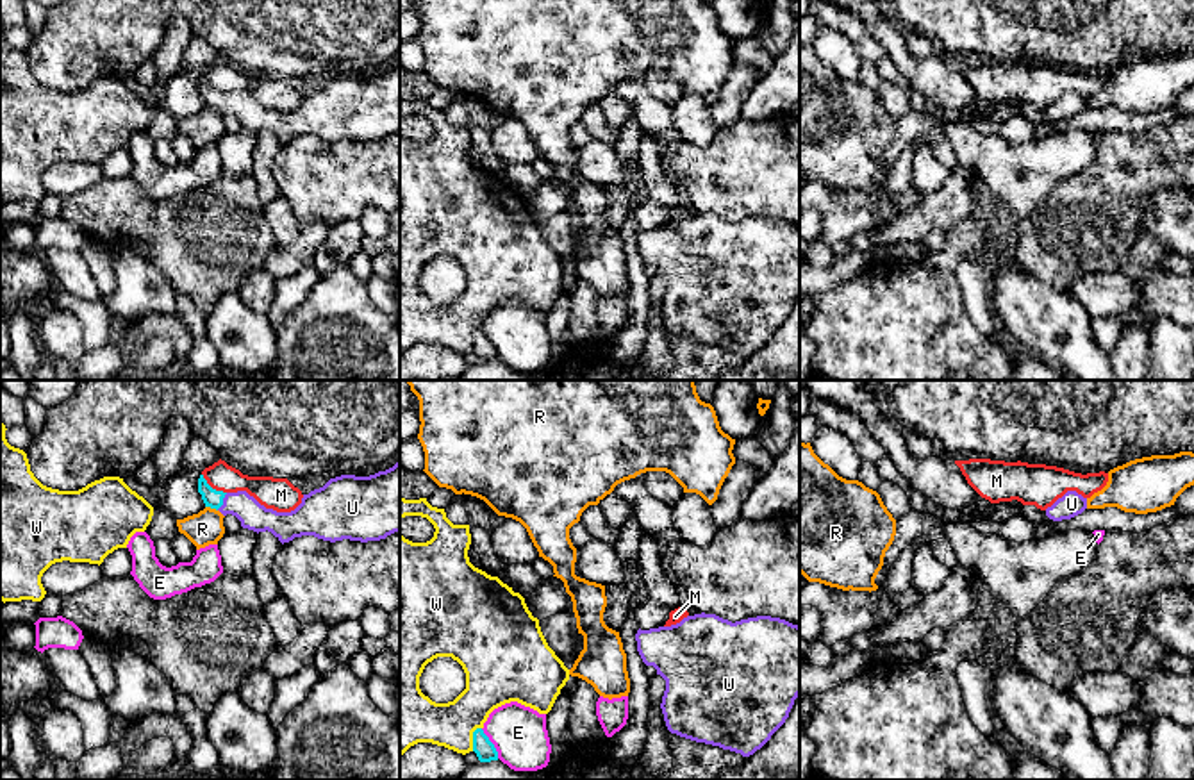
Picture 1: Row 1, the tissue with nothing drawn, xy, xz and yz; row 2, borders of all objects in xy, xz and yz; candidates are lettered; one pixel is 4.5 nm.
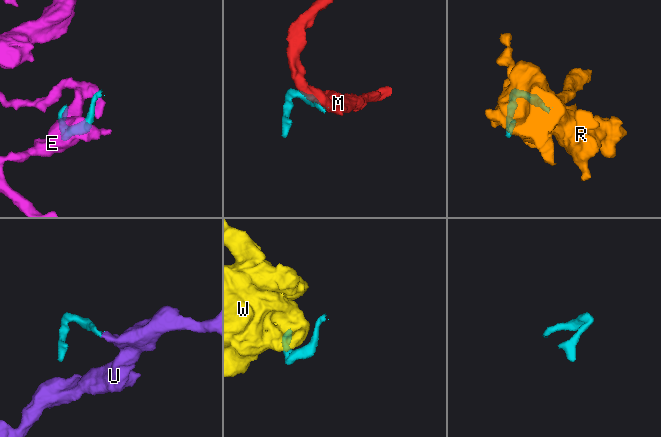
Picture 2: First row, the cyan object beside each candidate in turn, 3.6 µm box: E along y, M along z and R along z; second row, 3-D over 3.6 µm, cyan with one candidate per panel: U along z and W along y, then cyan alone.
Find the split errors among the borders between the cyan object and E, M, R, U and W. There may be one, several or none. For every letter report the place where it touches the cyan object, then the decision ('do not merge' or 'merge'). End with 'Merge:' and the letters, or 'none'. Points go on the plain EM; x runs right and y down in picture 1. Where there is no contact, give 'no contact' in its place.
E: meets cyan in xz at (491, 343); do not merge
M: meets cyan in xy at (211, 88); do not merge
R: meets cyan in xy at (211, 107); do not merge
U: meets cyan in xy at (222, 102); merge
W: meets cyan in xz at (473, 338); do not merge
Merge: U

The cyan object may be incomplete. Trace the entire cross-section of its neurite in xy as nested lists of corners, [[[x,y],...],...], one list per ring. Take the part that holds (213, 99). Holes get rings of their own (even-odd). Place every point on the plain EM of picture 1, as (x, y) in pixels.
[[[400,61],[369,77],[341,75],[303,95],[291,112],[266,109],[246,91],[212,89],[203,75],[198,93],[205,107],[232,114],[243,129],[271,132],[282,145],[302,136],[323,141],[380,141],[400,132]]]

